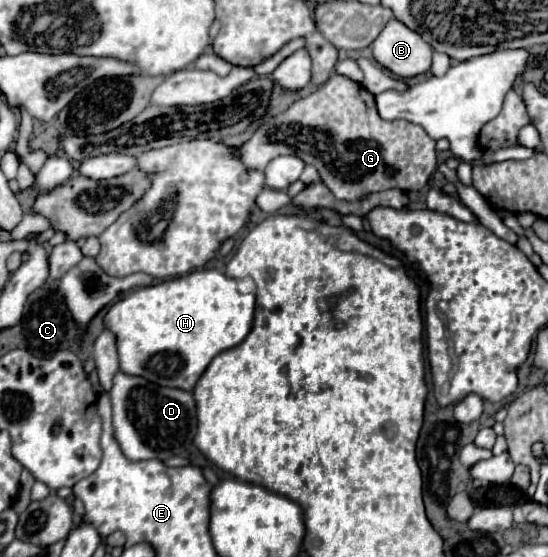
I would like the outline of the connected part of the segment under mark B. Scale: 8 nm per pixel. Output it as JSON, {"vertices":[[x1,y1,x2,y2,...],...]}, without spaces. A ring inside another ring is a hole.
{"vertices":[[391,20,373,42,375,60,399,78,415,78,431,68,433,48,403,22]]}

